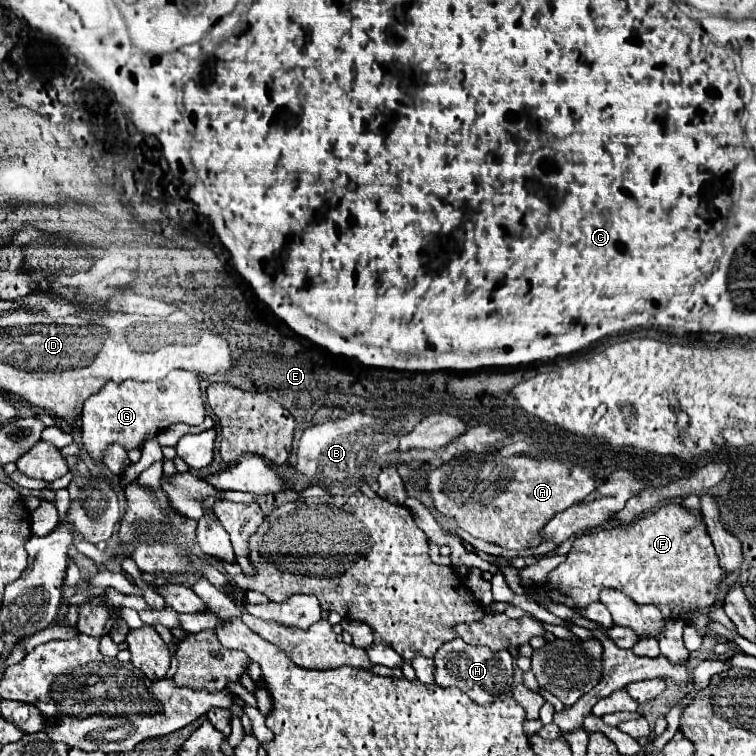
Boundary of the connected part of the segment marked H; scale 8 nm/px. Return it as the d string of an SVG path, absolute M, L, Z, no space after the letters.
M456 637L456 639L444 643L436 651L434 663L436 663L436 683L440 687L458 687L478 705L486 705L496 699L504 699L508 695L512 695L514 659L508 651L490 653L490 649L486 649L486 647L472 647Z

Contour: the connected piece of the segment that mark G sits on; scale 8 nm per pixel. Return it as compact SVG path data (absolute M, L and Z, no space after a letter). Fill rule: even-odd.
M174 369L168 373L168 377L154 381L154 383L138 383L138 381L122 381L122 383L114 383L108 381L98 393L90 395L84 403L82 409L82 417L80 417L80 433L82 433L82 445L86 449L86 453L94 459L96 465L104 463L104 451L112 445L118 443L122 445L126 451L130 449L140 449L144 445L144 441L152 439L154 435L158 435L162 429L166 429L168 425L174 423L186 423L186 425L200 425L204 421L206 415L206 405L202 399L202 391L198 387L198 379L196 373L186 371L186 369Z

